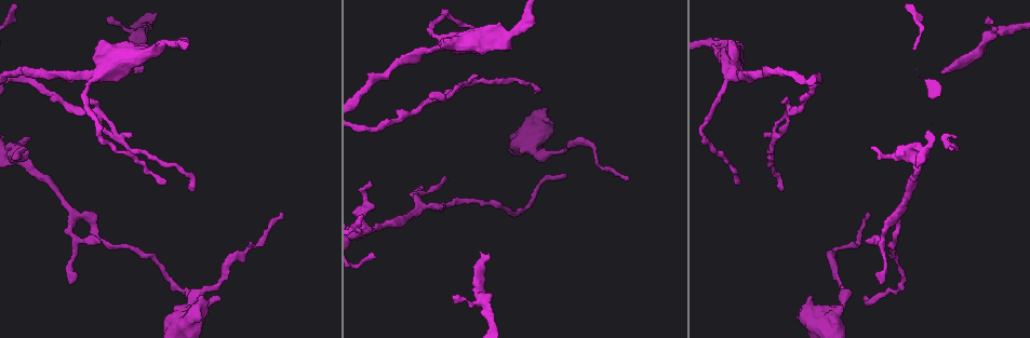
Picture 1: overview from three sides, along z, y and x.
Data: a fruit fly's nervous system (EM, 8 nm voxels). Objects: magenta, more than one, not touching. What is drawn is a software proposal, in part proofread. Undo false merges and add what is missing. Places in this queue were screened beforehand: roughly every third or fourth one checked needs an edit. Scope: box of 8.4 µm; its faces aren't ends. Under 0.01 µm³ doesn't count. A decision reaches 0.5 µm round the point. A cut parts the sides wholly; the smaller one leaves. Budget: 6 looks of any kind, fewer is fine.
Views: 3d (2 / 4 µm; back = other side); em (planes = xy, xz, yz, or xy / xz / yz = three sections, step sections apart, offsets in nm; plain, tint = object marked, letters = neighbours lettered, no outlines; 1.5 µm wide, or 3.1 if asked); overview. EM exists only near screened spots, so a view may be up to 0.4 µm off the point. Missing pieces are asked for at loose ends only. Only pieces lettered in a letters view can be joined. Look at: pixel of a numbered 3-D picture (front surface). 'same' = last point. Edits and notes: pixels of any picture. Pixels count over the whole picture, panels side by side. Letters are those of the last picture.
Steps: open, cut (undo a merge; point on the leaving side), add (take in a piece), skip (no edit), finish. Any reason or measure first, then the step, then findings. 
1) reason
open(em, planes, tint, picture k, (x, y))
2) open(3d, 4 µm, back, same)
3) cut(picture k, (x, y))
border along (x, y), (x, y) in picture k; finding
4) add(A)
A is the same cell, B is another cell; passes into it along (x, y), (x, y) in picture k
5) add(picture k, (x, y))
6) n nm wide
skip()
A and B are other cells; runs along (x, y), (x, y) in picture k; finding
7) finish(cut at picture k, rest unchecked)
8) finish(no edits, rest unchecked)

free end
open(3d, 4 µm, picture 1, (201, 319))

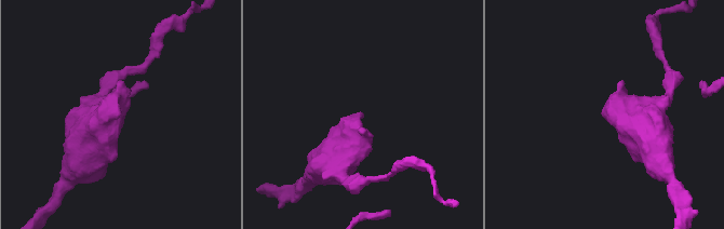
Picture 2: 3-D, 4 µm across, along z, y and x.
now the EM
open(em, xy, step 8, letters, picture 2, (117, 116))

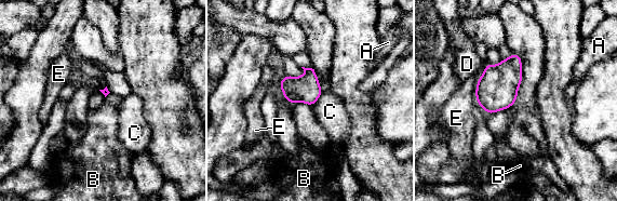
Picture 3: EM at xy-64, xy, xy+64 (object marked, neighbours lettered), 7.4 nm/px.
another direction
open(em, planes, letters, same)

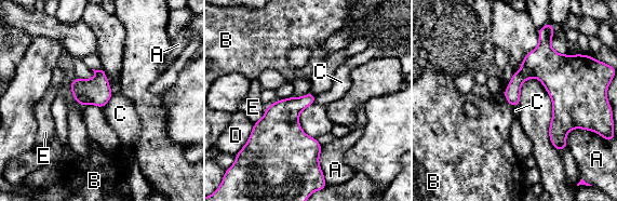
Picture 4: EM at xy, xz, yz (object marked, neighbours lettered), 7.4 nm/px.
skip()
A, B, C, D and E are other cells; border along (113, 95), (102, 108) in picture 4; no lettered piece goes on from it

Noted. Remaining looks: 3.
end of a long branch
open(3d, 4 µm, picture 1, (627, 179))

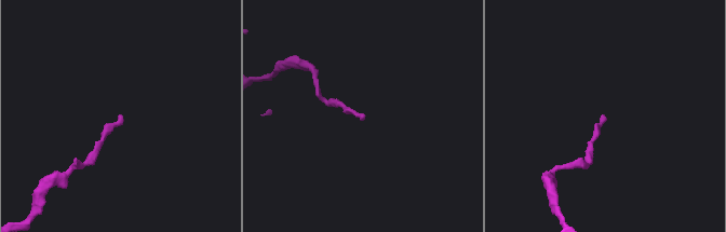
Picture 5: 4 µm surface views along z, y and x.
now the EM
open(em, xz, step 4, letters, picture 5, (604, 116))

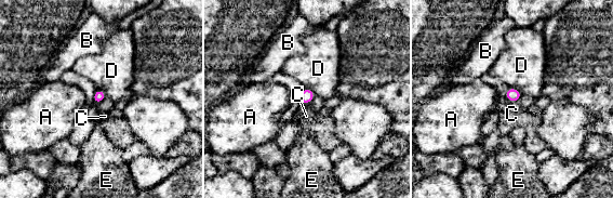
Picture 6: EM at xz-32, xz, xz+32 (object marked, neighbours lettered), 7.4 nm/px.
D touches over 120 nm
skip()
A, B, C, D and E are other cells; border along (304, 87), (307, 87), (316, 95) in picture 6; none of them fits

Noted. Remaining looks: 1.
free end
open(em, planes, letters, picture 1, (193, 191))

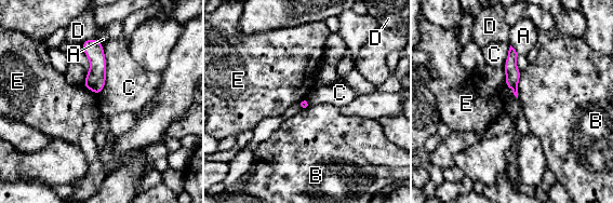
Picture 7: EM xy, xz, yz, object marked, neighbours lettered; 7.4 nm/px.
C touches over 400 nm
skip()
A, B, C, D and E are other cells; border along (103, 44), (106, 83), (100, 96) in picture 7; none of them fits

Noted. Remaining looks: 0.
finish(no edits, rest unchecked)

